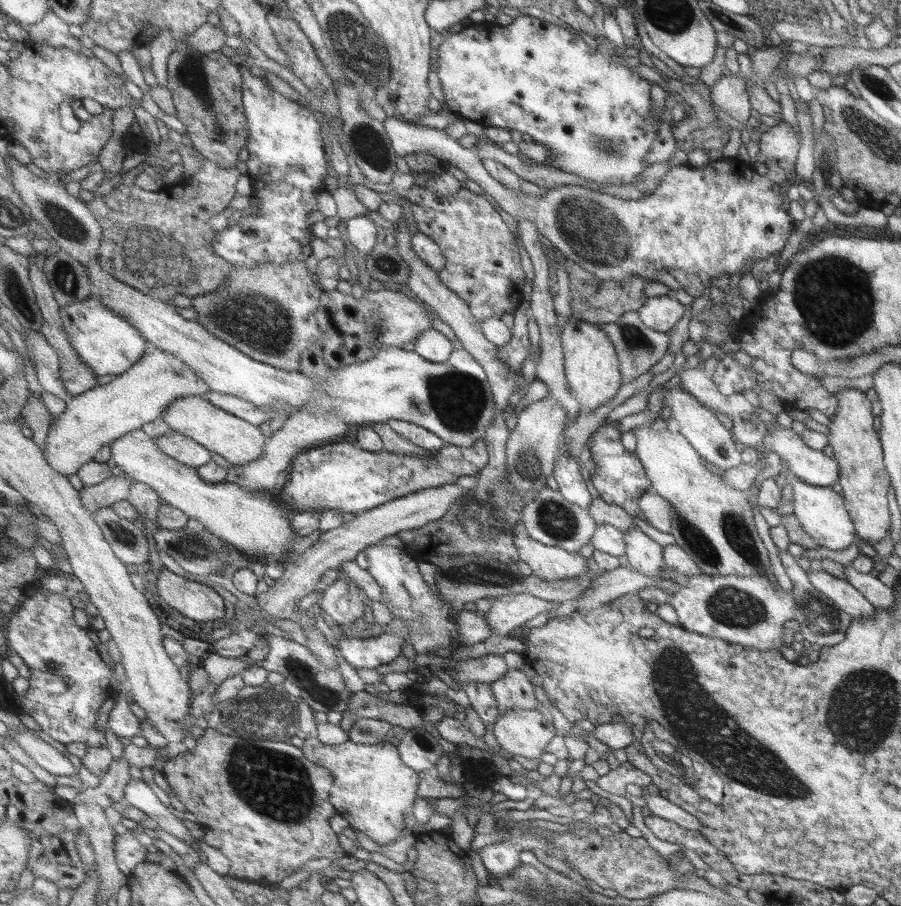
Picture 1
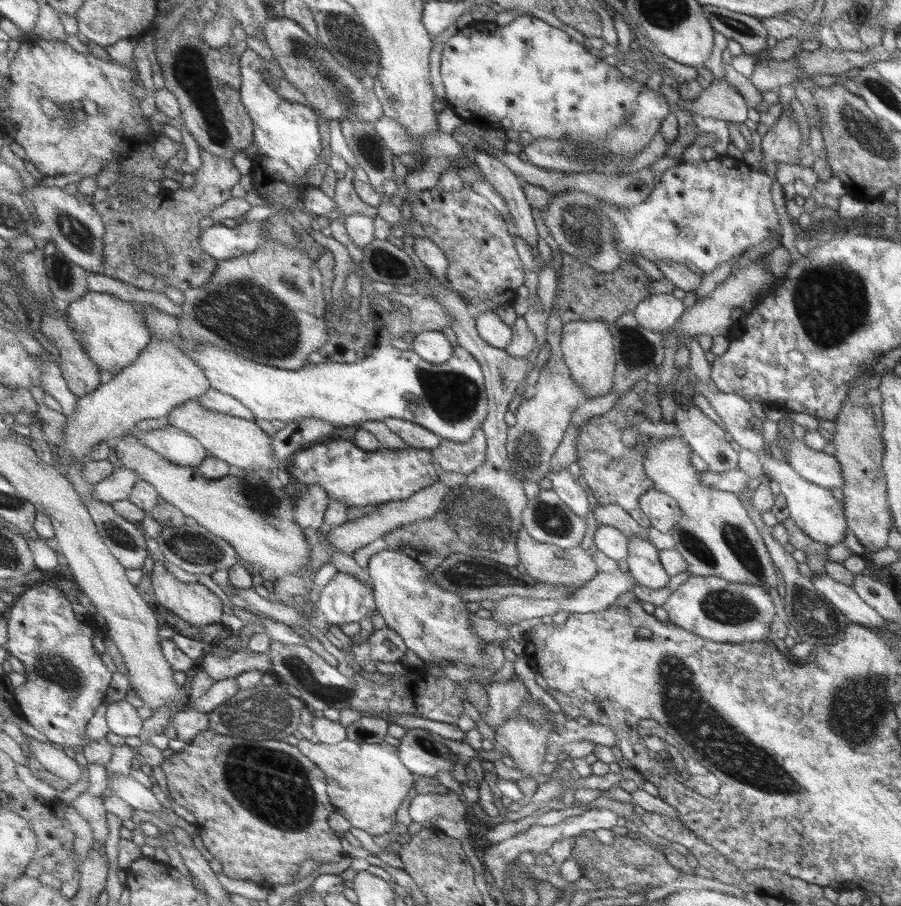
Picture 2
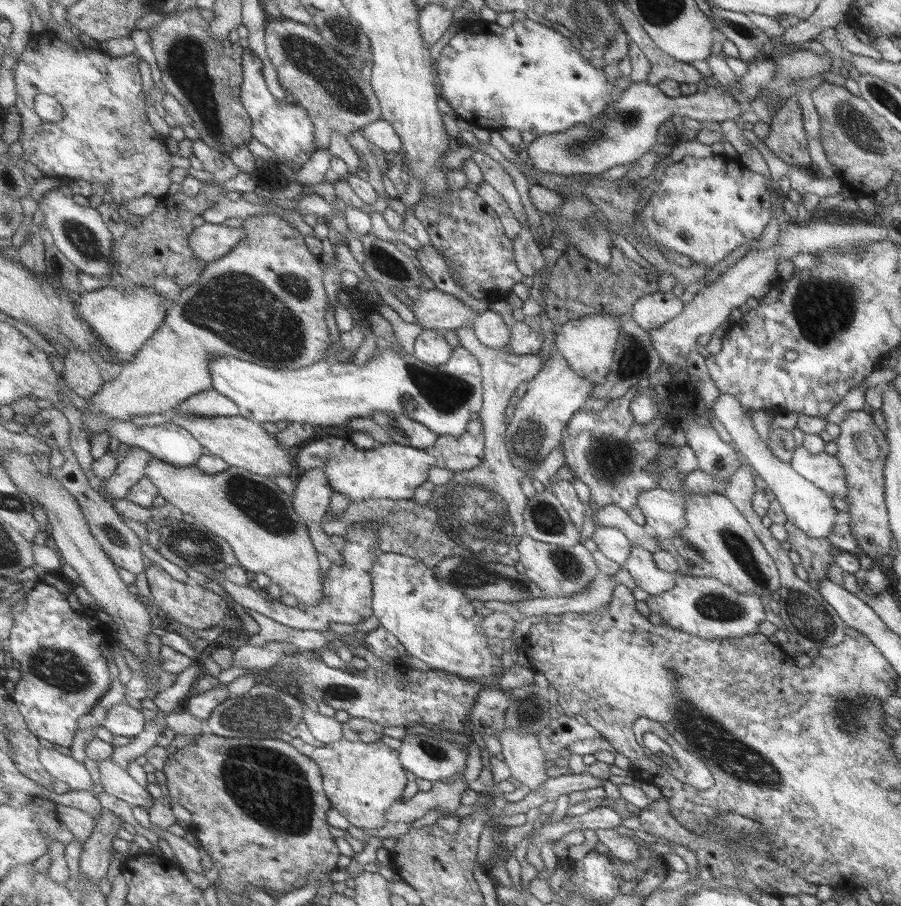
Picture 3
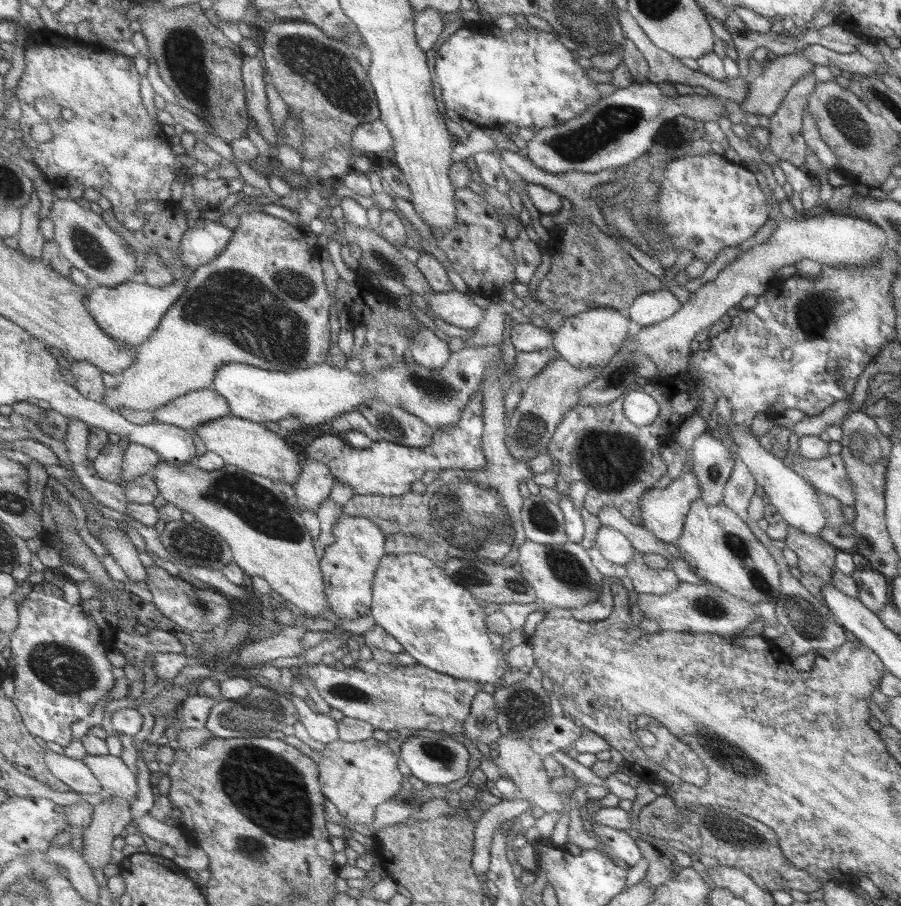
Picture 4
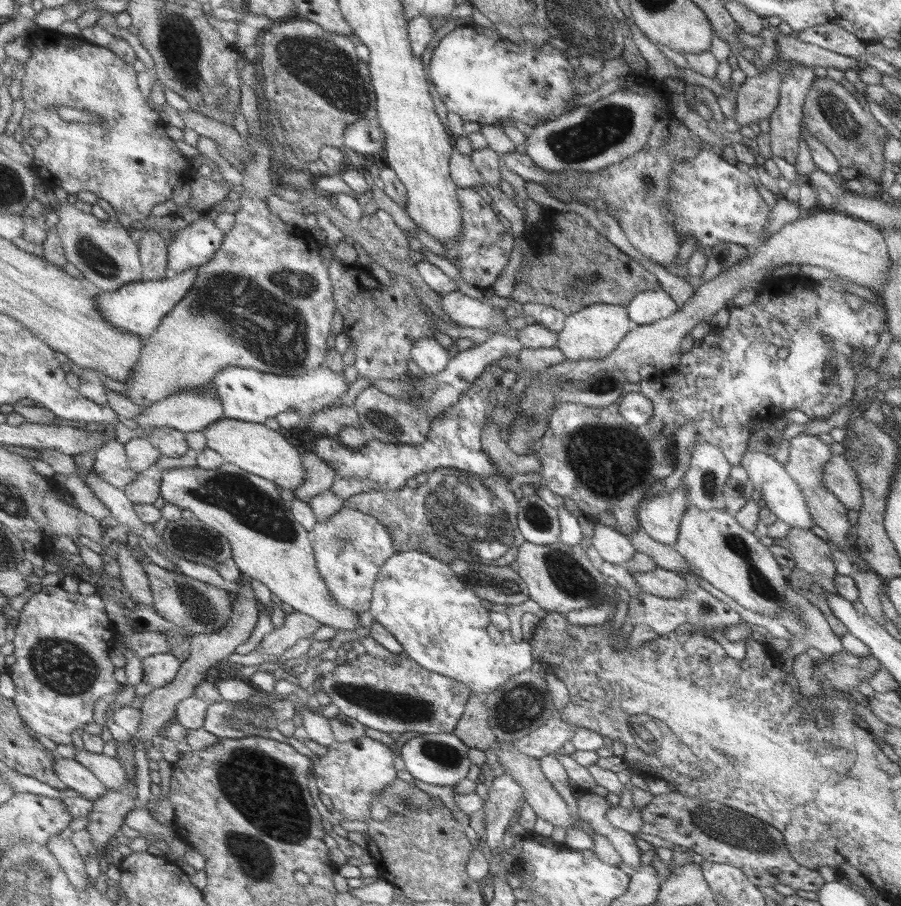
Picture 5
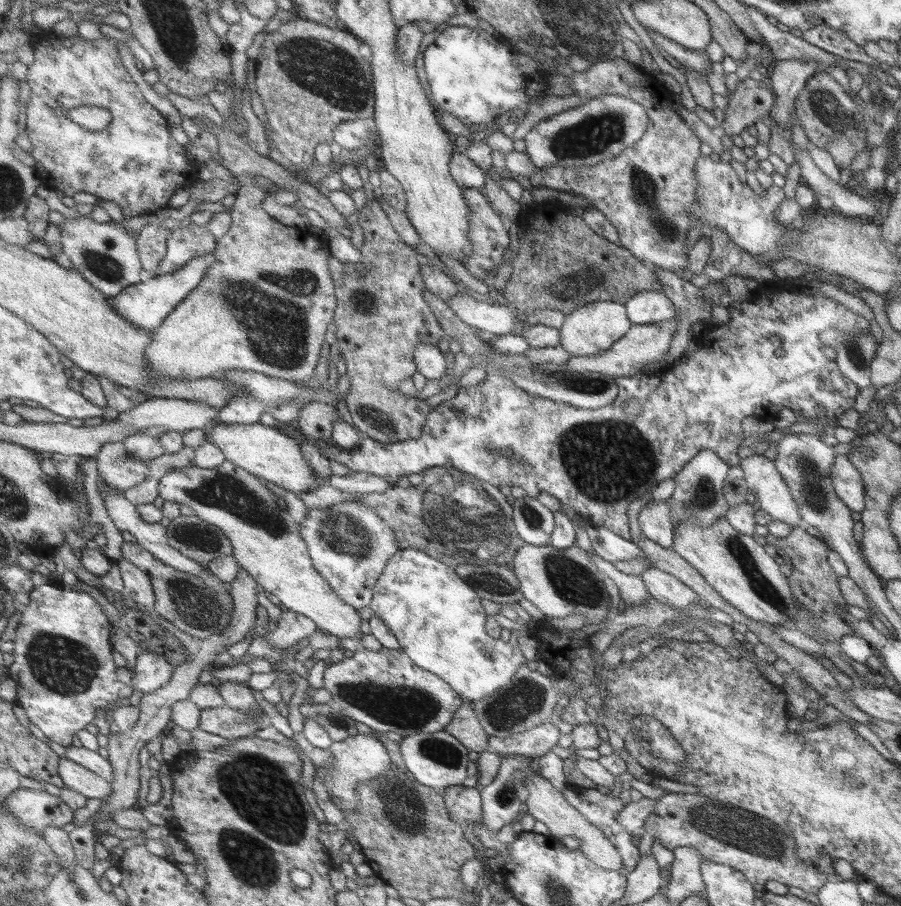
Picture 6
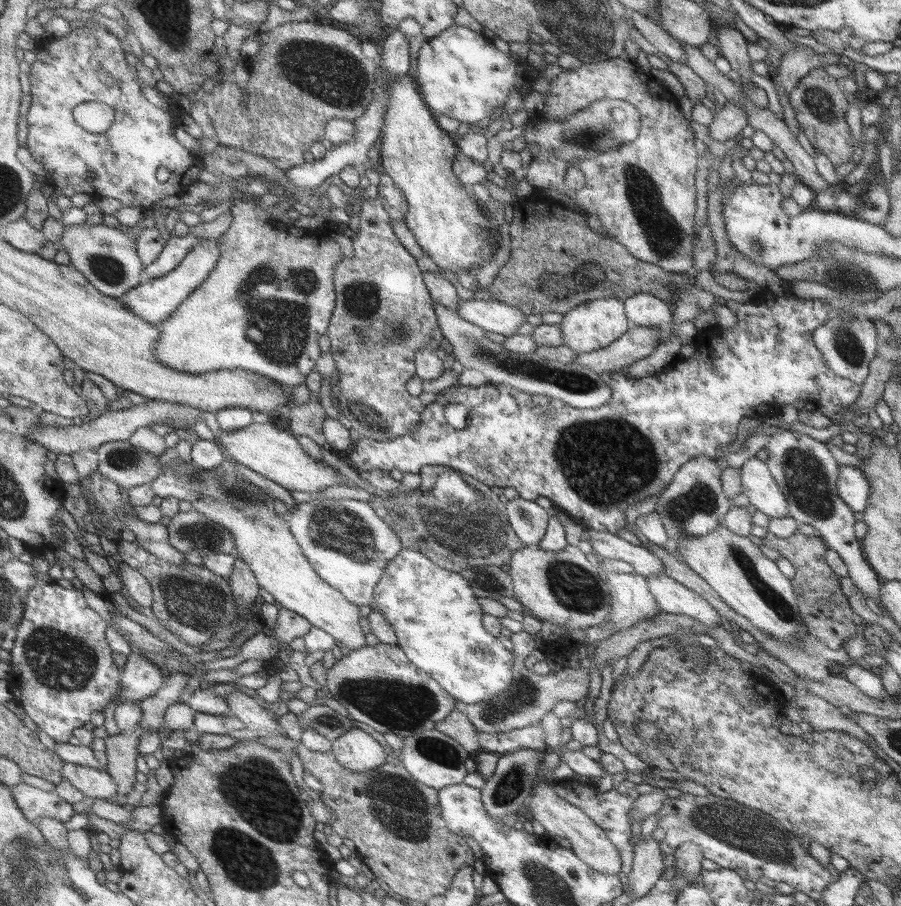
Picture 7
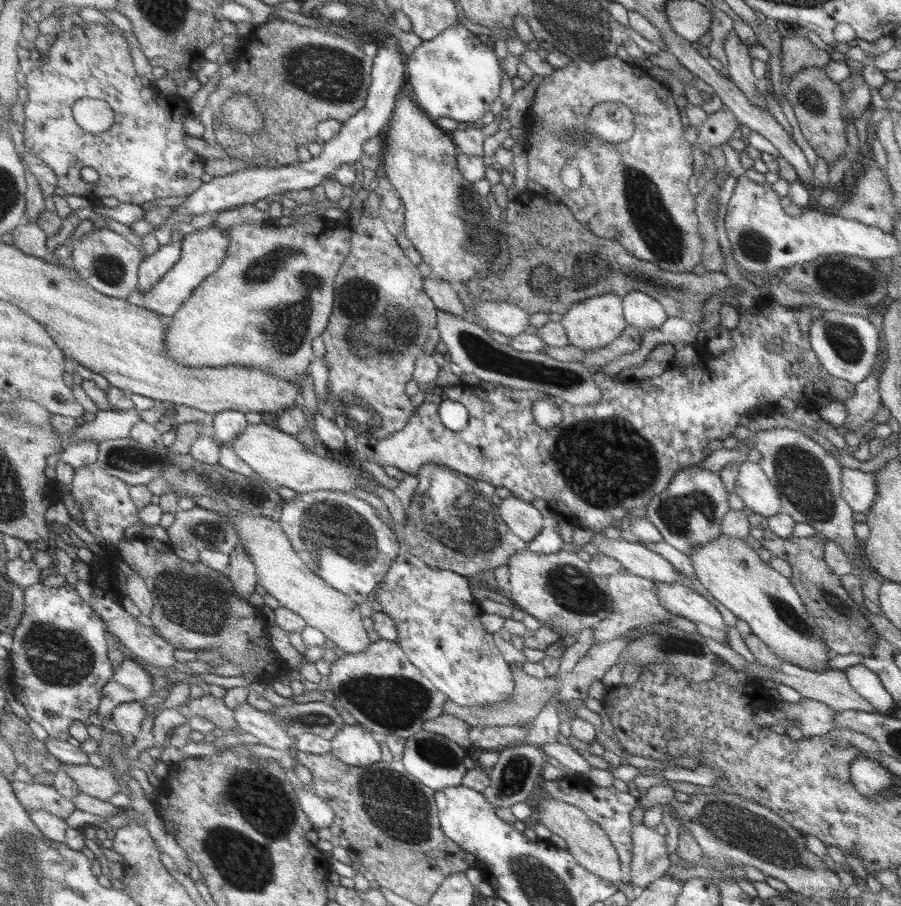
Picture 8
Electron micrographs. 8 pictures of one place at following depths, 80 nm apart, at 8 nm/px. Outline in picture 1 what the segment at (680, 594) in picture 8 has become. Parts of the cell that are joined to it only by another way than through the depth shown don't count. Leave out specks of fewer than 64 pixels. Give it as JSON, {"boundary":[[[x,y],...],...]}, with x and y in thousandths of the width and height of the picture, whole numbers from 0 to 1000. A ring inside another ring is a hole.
{"boundary":[[[706,581],[690,587],[693,596],[693,613],[696,624],[703,626],[709,634],[726,637],[737,625],[735,619],[736,604],[718,593]]]}

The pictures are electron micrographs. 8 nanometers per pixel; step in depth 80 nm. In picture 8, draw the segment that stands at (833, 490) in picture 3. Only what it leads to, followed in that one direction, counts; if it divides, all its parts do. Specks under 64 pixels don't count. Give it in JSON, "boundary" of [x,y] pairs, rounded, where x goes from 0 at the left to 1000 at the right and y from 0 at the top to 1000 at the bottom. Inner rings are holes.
{"boundary":[[[933,515],[932,547],[947,565],[960,567],[971,552],[973,535],[967,521]]]}

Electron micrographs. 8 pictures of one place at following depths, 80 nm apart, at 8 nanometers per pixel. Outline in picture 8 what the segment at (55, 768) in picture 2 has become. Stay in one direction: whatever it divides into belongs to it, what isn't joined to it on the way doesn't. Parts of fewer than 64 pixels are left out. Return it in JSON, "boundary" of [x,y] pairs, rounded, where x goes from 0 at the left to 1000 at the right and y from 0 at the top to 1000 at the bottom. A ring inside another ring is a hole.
{"boundary":[[[74,844],[71,847],[92,876],[119,884],[133,874],[133,864],[130,863],[130,859],[115,847],[105,848],[100,844]]]}

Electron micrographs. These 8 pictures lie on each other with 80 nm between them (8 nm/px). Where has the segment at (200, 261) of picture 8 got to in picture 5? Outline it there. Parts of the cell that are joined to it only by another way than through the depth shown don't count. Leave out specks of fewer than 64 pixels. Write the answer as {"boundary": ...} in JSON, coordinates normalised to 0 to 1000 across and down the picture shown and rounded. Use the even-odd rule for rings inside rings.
{"boundary":[[[221,296],[199,301],[192,308],[156,309],[141,313],[128,322],[110,321],[107,326],[109,340],[125,360],[154,373],[164,374],[178,360],[179,354],[192,342],[192,339],[204,331],[209,322],[213,320],[219,309],[219,300]]]}

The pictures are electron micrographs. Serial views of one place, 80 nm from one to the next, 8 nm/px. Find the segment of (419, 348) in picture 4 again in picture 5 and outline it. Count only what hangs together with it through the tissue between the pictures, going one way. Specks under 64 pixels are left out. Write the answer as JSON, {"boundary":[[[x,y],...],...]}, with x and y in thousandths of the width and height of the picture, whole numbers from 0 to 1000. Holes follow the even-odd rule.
{"boundary":[[[469,372],[463,375],[457,386],[457,397],[472,414],[484,414],[497,404],[498,386],[482,372]]]}

